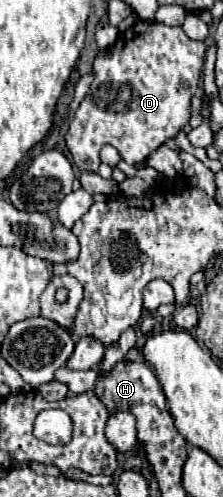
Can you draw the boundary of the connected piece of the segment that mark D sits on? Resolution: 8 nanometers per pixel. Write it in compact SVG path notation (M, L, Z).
M137 21L133 27L123 31L105 55L97 55L93 63L93 83L85 99L81 101L75 117L65 135L67 149L75 165L83 171L97 171L99 151L103 145L113 145L121 159L129 165L141 165L145 159L161 147L167 139L175 137L191 117L191 99L197 91L201 69L205 59L205 43L191 41L181 27L169 27L155 21Z

